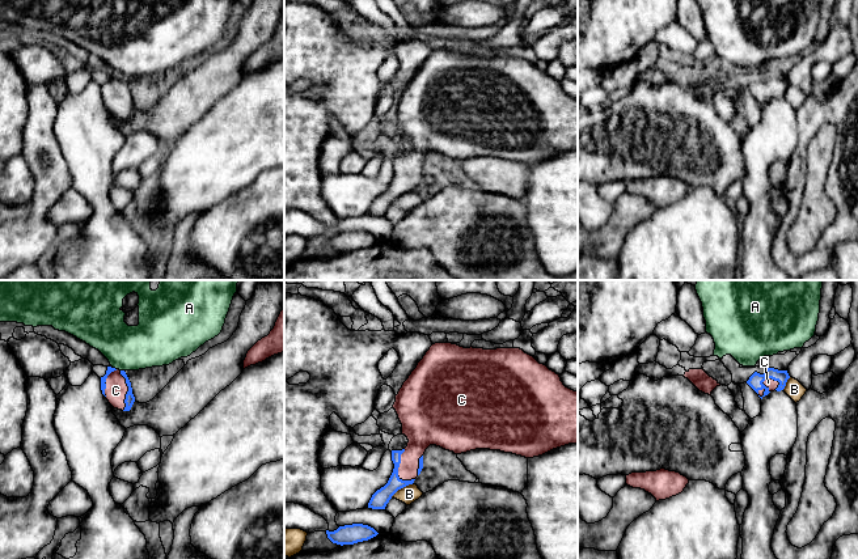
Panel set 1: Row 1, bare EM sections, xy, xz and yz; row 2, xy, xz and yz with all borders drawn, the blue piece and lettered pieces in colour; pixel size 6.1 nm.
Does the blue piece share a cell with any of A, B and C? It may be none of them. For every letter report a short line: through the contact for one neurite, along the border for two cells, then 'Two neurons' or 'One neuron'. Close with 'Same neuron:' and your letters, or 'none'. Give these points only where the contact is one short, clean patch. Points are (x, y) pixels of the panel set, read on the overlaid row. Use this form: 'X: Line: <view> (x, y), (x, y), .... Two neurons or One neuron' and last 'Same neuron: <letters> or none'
A: Two neurons
B: Two neurons
C: Line: yz (756, 380), (764, 380), (768, 382). One neuron
Same neuron: C

